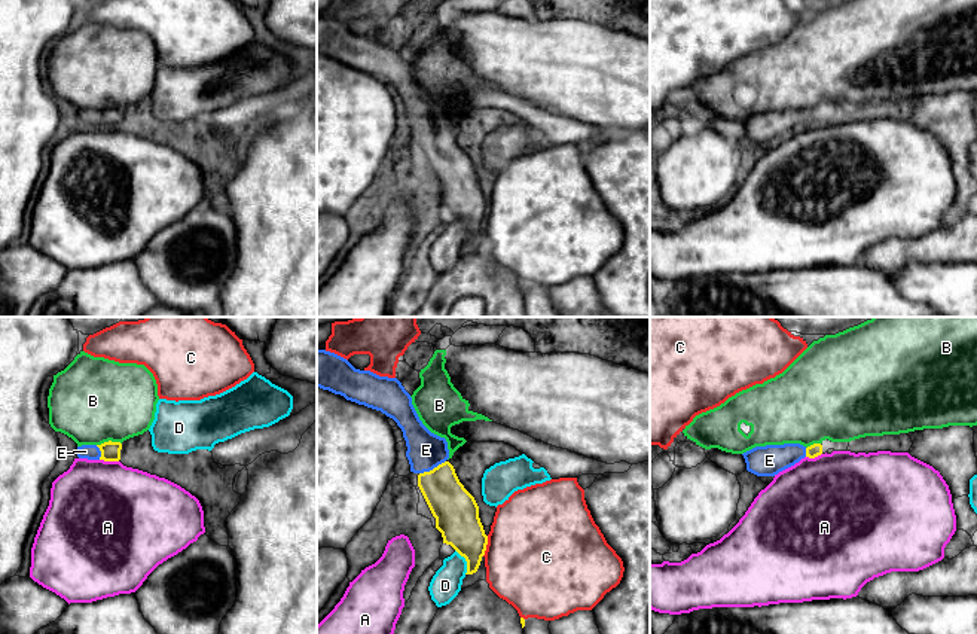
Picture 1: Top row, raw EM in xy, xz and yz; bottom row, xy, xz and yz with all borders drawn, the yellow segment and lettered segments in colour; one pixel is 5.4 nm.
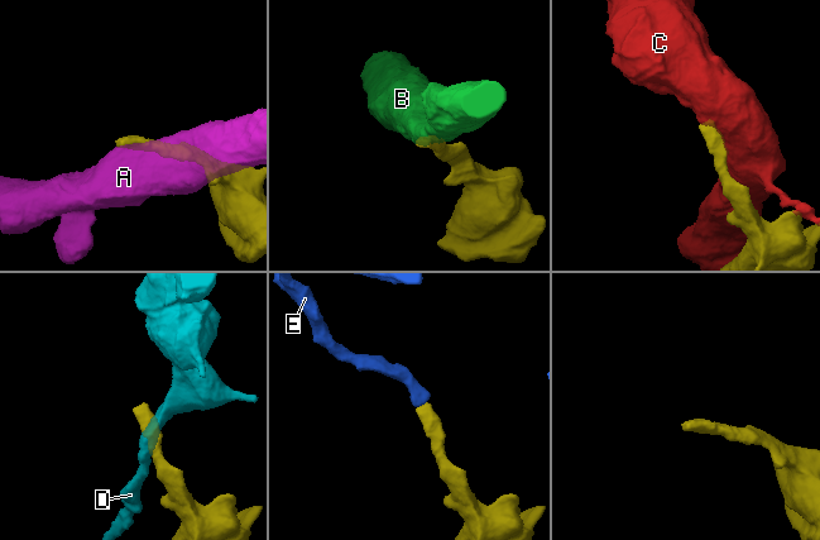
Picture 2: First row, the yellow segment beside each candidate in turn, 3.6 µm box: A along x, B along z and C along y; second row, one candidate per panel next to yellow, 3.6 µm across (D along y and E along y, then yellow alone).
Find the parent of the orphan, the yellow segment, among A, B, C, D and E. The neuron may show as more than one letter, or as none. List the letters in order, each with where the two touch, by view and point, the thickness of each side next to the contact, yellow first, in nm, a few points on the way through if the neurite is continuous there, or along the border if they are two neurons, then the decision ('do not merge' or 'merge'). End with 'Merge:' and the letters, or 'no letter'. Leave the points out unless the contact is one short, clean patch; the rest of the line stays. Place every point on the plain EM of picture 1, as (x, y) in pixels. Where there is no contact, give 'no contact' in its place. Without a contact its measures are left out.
A: xy (109, 127) | 110/500 nm | along xy (100, 125), (118, 128) | do not merge
B: xy (109, 107) | 110/460 nm | along xy (121, 109), (104, 107), (97, 112) | do not merge
C: xz (485, 213) | 240/480 nm | do not merge
D: xz (466, 226) | 240/160 nm | along xz (455, 216), (466, 228), (466, 240) | do not merge
E: xz (433, 136) | 240/200 nm | across xz (454, 174), (433, 136), (426, 116) | merge
Merge: E

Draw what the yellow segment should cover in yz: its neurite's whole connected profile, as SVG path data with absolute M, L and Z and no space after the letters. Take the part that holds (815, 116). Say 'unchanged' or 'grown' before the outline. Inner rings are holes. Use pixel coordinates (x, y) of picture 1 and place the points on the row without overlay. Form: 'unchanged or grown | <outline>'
grown | M784 110L755 113L742 122L748 138L757 143L775 143L805 124L815 125L821 121L821 110L813 110L807 115L800 110Z

